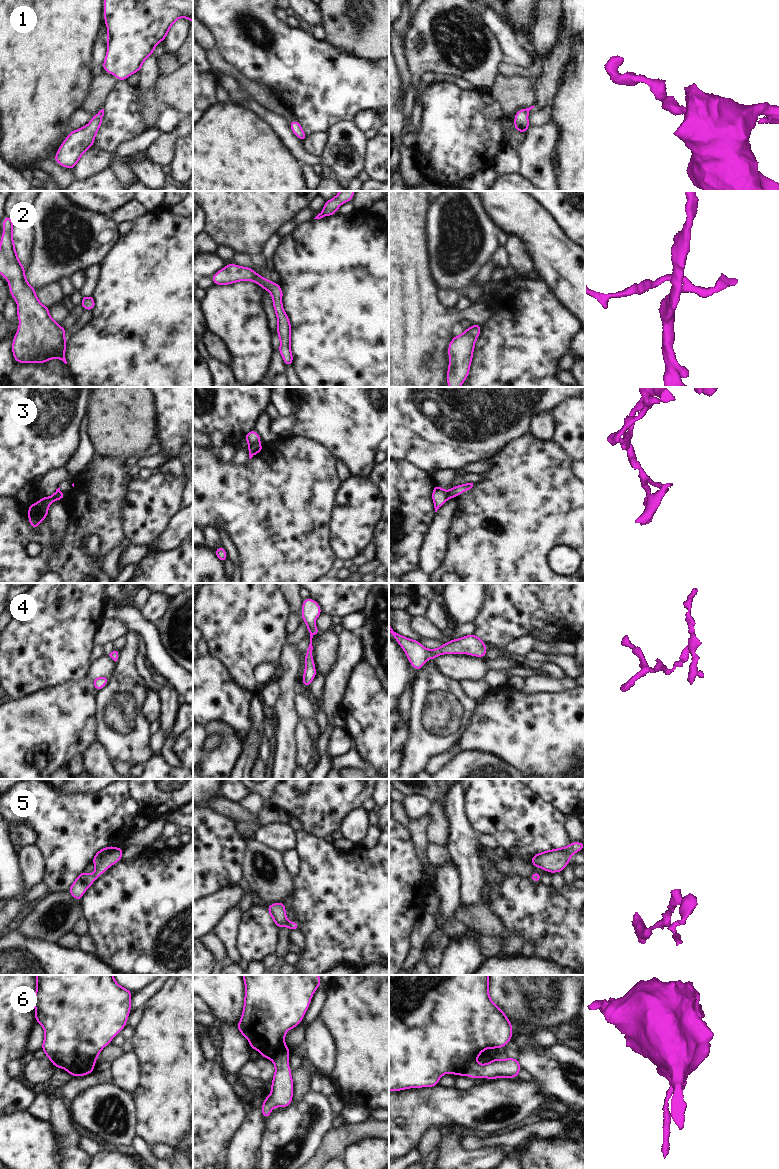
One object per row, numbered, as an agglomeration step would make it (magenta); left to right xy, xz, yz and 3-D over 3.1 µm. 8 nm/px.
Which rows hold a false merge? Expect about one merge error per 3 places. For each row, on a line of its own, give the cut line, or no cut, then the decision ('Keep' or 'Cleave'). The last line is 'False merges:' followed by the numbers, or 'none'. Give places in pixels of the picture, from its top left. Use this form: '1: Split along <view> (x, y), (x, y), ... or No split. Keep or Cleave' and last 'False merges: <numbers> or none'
1: No split. Keep
2: No split. Keep
3: Split along xy (59, 490), (55, 493), (58, 499). Cleave
4: No split. Keep
5: No split. Keep
6: Split along xy (93, 1067), (84, 1067), (73, 1075). Cleave
False merges: 3, 6.

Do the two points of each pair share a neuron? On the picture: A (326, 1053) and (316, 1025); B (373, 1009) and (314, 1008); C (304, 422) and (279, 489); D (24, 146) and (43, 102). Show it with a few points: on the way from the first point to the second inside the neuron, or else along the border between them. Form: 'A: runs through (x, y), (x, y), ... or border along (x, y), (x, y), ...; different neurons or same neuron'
A: runs through (320, 1046), (316, 1032); same neuron
B: border along (327, 985), (325, 1000), (317, 1017); different neurons
C: border along (291, 434), (304, 436), (321, 444); different neurons
D: runs through (28, 135), (35, 124), (35, 113); same neuron

